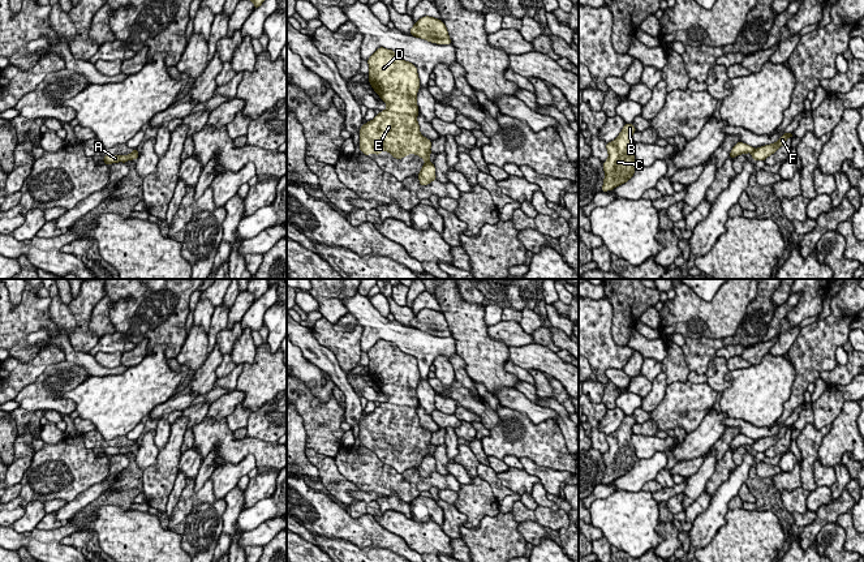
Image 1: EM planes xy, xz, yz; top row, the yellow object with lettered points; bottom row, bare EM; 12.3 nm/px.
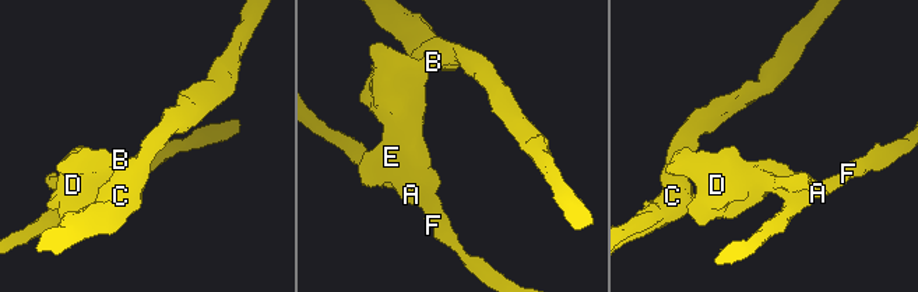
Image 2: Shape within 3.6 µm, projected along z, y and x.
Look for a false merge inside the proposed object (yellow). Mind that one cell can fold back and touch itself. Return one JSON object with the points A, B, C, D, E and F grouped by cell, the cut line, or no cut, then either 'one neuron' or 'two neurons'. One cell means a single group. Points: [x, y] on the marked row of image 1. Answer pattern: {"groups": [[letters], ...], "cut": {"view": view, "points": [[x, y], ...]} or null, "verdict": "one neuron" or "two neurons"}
{"groups": [["A", "F"], ["B", "C", "D", "E"]], "cut": {"view": "yz", "points": [[755, 149], [752, 153]]}, "verdict": "two neurons"}

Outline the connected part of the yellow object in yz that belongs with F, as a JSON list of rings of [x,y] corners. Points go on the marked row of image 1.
[[[786,132],[775,143],[755,149],[752,153],[753,160],[765,160],[769,155],[774,154],[781,146],[783,146],[788,137],[794,138],[794,134]]]

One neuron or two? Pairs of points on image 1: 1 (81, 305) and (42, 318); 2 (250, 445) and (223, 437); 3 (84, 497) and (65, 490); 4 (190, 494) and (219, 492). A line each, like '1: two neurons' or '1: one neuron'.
1: two neurons
2: one neuron
3: two neurons
4: two neurons

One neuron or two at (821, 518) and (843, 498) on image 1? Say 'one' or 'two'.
one

